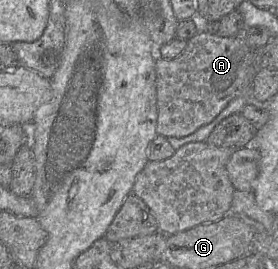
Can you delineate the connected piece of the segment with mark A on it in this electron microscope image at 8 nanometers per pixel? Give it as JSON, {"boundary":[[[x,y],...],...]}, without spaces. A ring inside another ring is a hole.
{"boundary":[[[243,28],[243,30],[241,30],[237,35],[232,37],[220,37],[207,31],[198,32],[196,35],[194,35],[187,41],[186,47],[182,51],[182,53],[176,58],[174,59],[158,58],[156,60],[156,99],[157,99],[157,109],[158,109],[157,126],[156,126],[157,133],[166,138],[185,137],[192,134],[200,127],[213,121],[218,116],[218,114],[229,104],[229,102],[238,96],[250,96],[252,98],[252,101],[249,104],[256,103],[253,100],[253,79],[259,67],[260,66],[258,61],[258,53],[252,50],[247,43],[246,28]]]}

